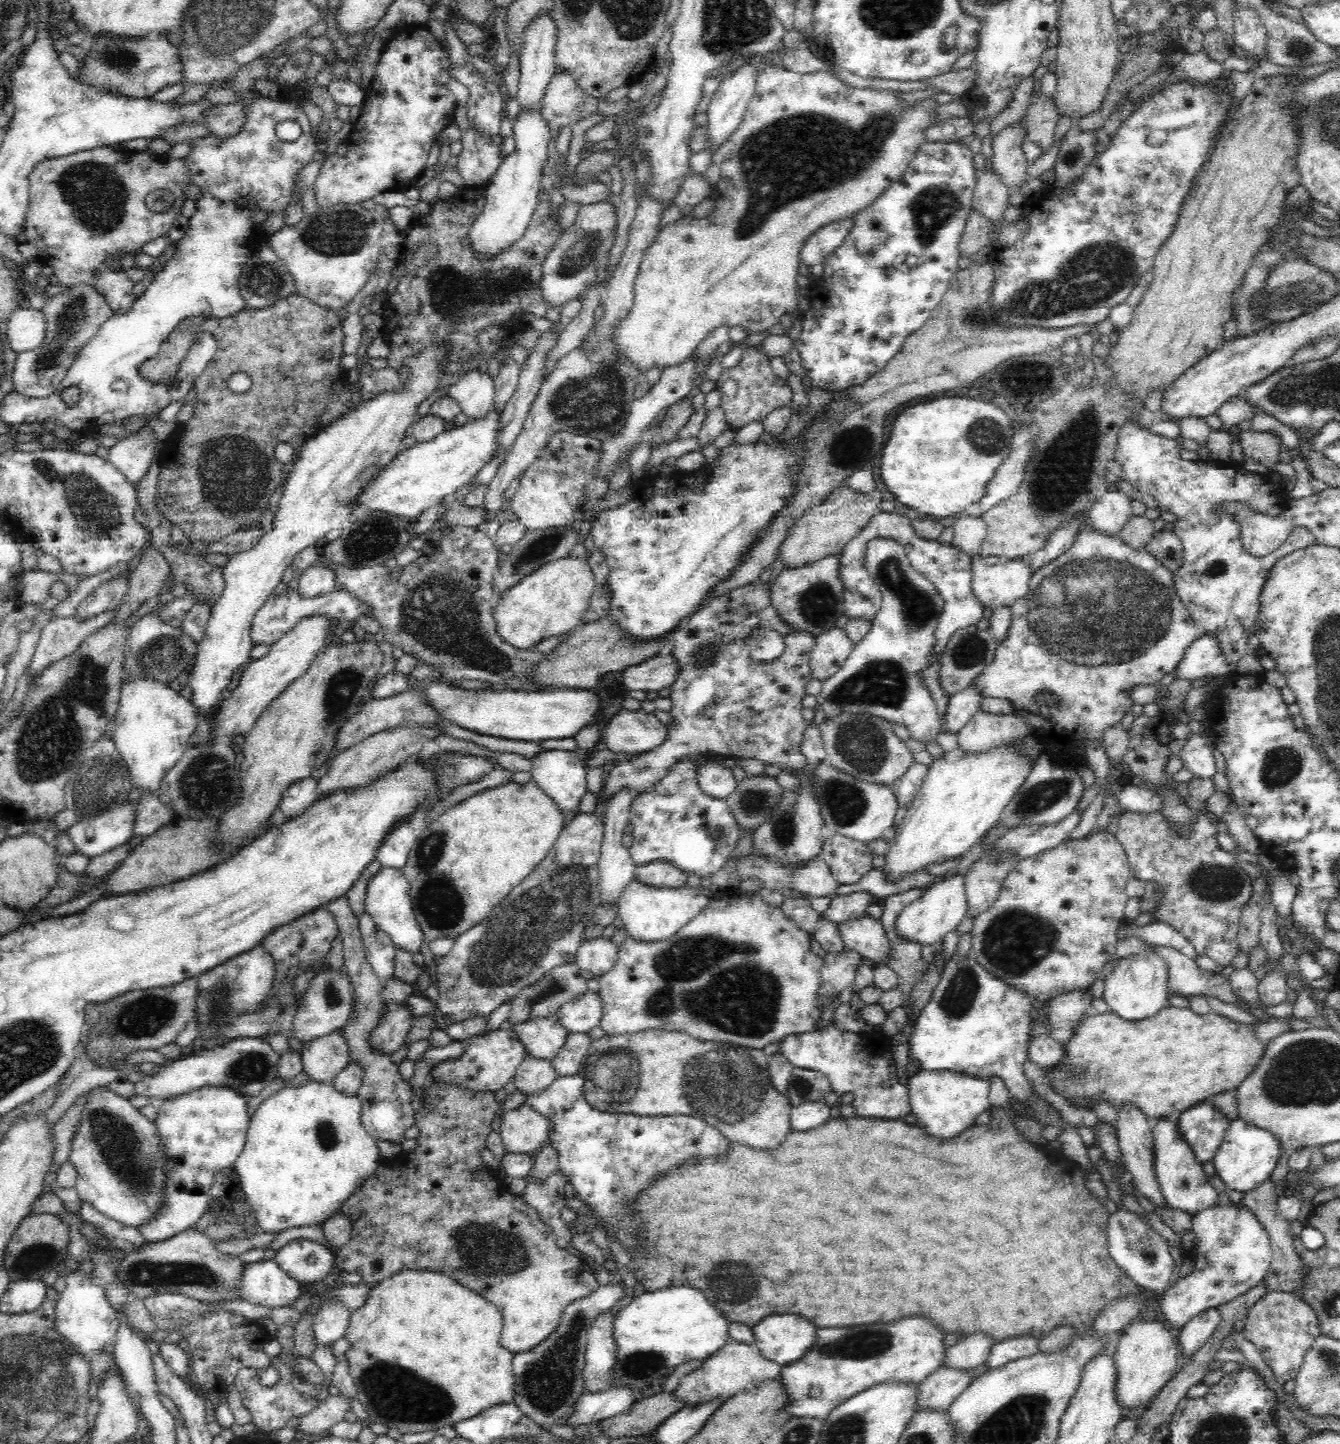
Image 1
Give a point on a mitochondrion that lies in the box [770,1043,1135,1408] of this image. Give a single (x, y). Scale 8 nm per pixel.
(858, 1344)

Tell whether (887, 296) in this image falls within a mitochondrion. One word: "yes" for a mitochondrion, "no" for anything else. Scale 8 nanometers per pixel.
no

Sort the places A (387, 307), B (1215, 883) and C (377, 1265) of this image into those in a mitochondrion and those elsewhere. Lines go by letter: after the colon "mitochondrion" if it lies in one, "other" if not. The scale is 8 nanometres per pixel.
A: other
B: mitochondrion
C: other

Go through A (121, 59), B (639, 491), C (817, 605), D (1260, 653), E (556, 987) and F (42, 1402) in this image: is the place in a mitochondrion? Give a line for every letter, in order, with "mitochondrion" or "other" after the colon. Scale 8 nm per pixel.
A: mitochondrion
B: other
C: mitochondrion
D: other
E: mitochondrion
F: mitochondrion

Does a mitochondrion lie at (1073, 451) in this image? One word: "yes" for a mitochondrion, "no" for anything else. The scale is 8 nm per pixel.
yes

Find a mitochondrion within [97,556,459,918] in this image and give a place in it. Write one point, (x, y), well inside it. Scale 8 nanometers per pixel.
(206, 784)

